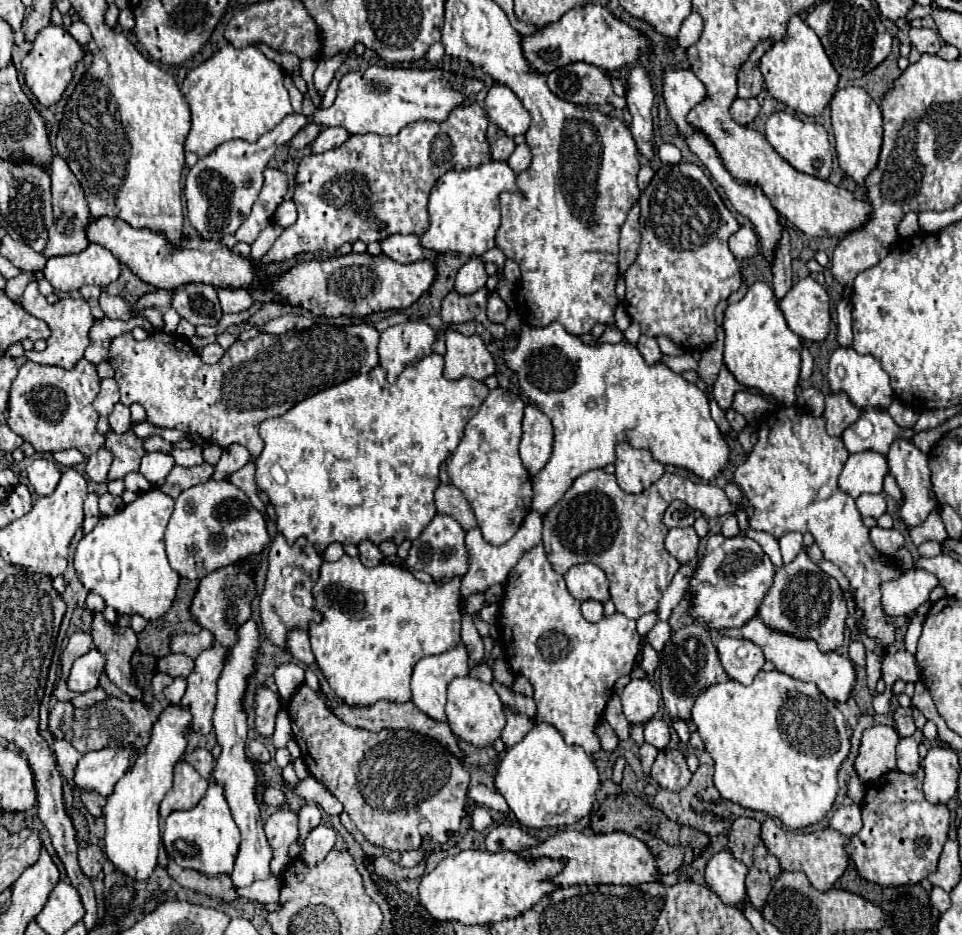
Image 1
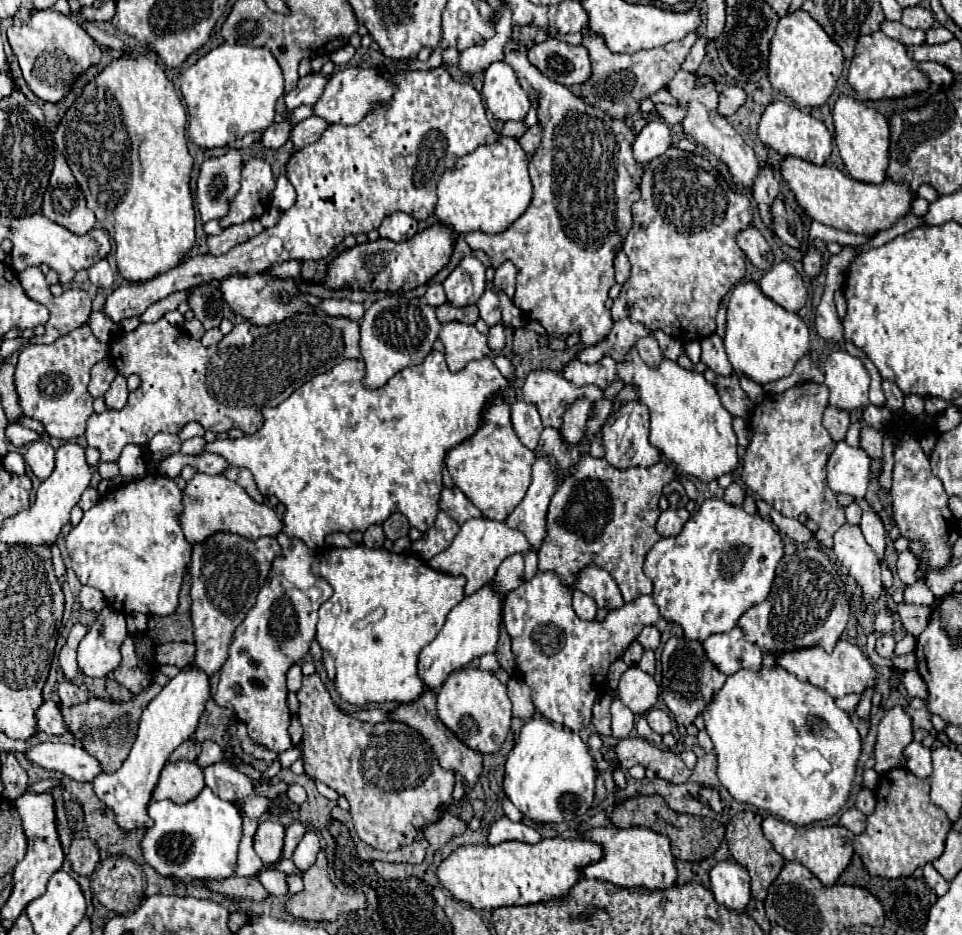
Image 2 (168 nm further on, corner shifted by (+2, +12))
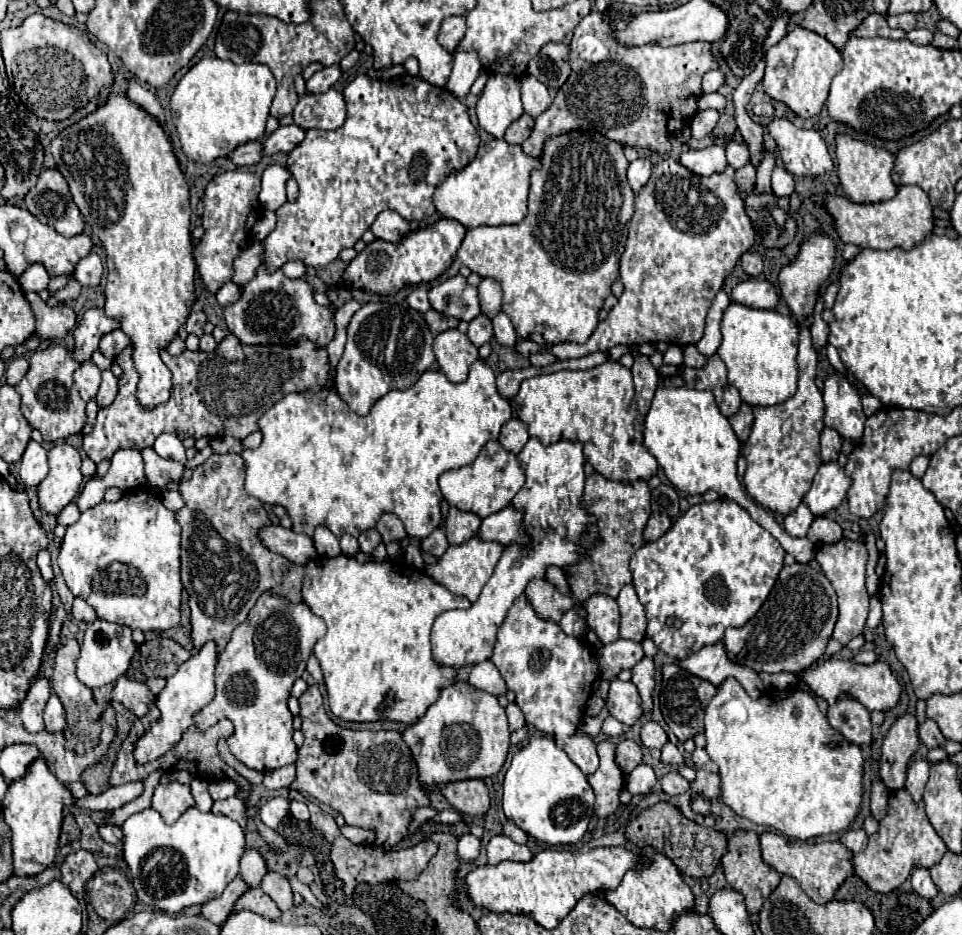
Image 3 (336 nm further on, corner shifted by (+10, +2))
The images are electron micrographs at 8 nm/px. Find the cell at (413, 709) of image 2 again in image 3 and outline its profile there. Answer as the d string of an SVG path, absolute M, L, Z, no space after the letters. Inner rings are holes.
M463 780L441 788L447 802L459 812L473 818L483 818L489 810L489 792L483 780Z

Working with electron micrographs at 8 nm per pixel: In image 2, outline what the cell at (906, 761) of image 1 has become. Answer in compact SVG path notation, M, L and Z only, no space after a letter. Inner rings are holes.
M911 742L905 750L905 766L919 778L927 778L931 774L931 750L925 748L921 742Z

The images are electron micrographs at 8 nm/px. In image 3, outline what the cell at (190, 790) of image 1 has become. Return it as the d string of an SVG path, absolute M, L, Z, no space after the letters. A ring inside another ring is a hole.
M169 782L169 784L159 784L153 792L153 804L151 804L161 818L167 824L173 824L179 820L179 816L195 806L195 800L191 796L191 790L187 784L179 784L179 782Z

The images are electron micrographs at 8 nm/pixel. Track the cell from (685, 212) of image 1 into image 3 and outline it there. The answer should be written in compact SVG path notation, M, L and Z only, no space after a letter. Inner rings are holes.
M665 156L659 164L653 166L653 174L649 182L641 188L635 198L635 214L629 224L629 236L625 244L625 252L621 256L621 282L625 286L623 296L617 306L609 312L609 316L599 322L597 330L585 344L535 344L531 340L519 340L513 348L515 352L529 356L537 352L549 352L557 360L581 358L599 350L609 350L617 344L643 344L663 340L675 346L697 344L705 330L705 316L709 306L713 304L715 294L723 286L723 280L731 274L737 260L753 246L755 232L749 222L749 216L743 206L743 198L737 192L735 184L735 168L725 168L713 176L697 176L683 168L671 156Z

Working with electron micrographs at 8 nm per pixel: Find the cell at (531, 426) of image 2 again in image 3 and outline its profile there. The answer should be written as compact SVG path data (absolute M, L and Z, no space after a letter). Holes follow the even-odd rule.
M511 418L509 422L503 424L501 428L501 436L499 436L499 442L505 450L513 452L513 454L519 454L521 448L527 444L529 440L529 432L527 432L527 426L519 420L519 418Z

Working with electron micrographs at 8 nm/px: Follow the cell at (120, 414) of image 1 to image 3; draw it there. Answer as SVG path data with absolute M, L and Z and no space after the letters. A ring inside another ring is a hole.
M103 370L103 382L101 382L99 392L95 396L99 408L109 406L115 400L115 396L117 396L117 378L111 370Z

